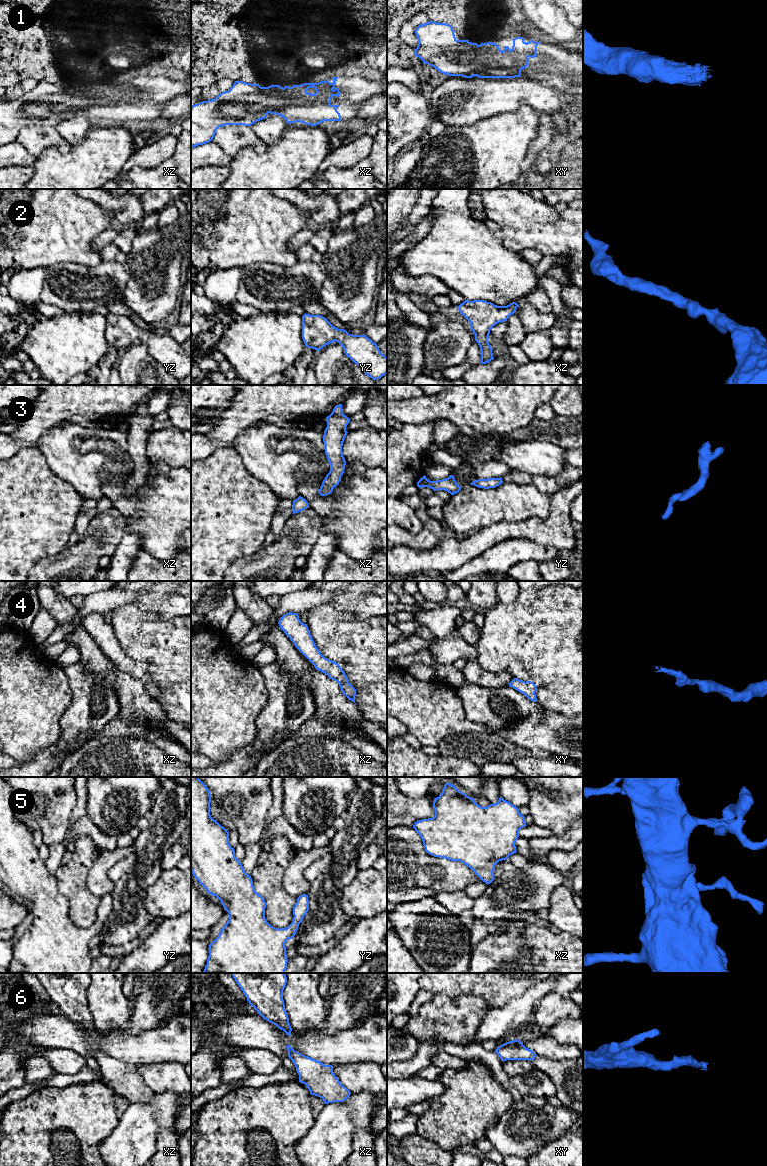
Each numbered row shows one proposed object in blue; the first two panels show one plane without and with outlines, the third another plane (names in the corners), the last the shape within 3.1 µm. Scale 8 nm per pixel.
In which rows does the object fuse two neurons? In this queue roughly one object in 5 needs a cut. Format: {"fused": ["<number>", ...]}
{"fused": []}

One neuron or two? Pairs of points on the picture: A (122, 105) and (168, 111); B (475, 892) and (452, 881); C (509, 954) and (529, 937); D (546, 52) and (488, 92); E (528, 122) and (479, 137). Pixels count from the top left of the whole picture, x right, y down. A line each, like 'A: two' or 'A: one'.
A: two
B: two
C: two
D: two
E: one

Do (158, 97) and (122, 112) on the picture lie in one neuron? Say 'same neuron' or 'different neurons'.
same neuron

